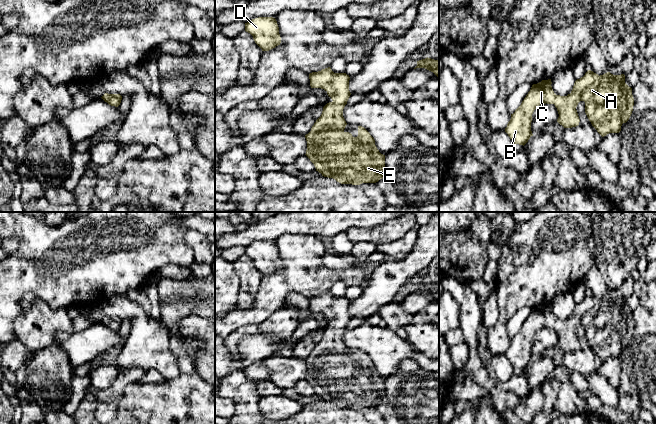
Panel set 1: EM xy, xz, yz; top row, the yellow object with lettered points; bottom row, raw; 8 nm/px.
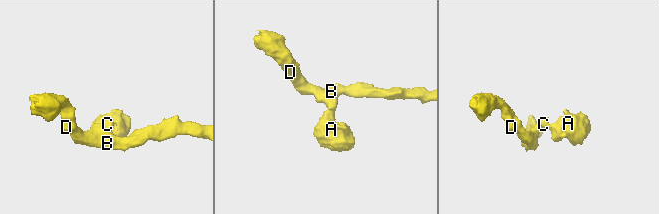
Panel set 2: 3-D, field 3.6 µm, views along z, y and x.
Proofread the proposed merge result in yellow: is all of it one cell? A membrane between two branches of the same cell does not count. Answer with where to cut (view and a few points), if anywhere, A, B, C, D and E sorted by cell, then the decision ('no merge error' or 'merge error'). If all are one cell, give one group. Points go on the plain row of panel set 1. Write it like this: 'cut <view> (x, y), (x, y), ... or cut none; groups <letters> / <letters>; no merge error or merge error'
cut none; groups A B C D E; no merge error

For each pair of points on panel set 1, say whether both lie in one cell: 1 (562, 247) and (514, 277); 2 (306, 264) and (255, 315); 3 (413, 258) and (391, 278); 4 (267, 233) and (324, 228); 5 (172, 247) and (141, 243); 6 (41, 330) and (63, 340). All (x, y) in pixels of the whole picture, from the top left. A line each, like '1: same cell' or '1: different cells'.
1: same cell
2: same cell
3: same cell
4: same cell
5: same cell
6: different cells

